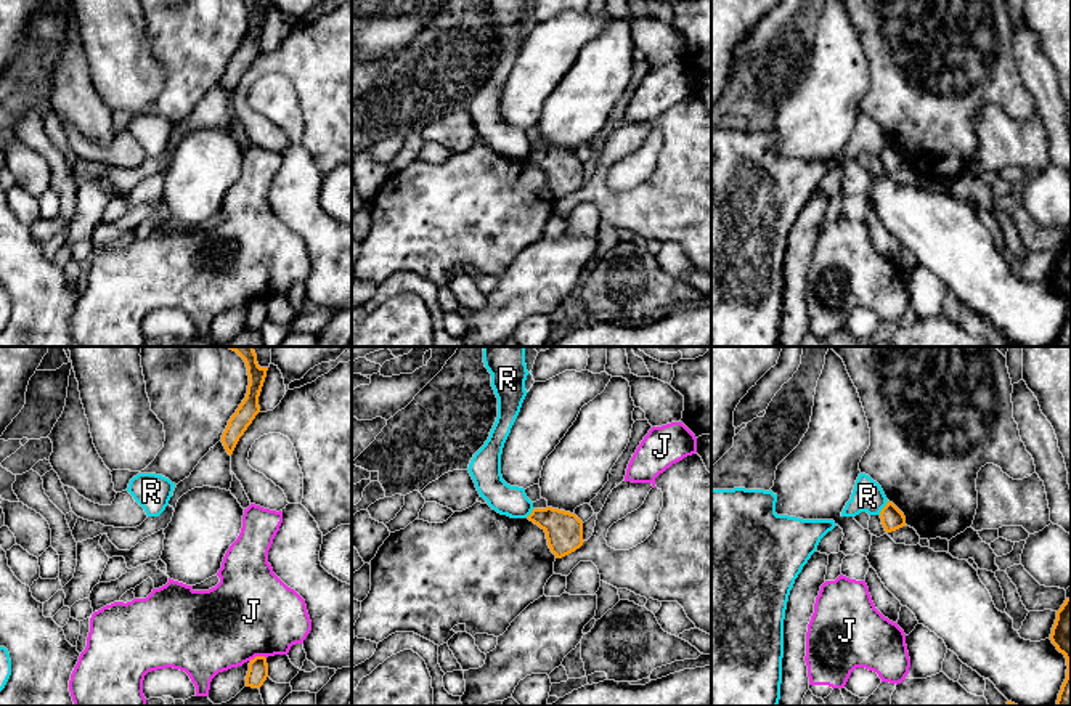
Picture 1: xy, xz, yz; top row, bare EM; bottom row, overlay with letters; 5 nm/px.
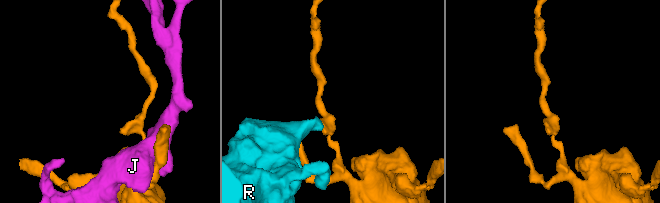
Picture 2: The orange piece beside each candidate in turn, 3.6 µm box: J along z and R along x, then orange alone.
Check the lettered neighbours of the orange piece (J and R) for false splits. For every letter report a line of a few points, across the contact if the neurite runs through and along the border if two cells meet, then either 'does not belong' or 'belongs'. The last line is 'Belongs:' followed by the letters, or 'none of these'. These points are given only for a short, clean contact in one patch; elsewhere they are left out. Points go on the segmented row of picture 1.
J: does not belong
R: line yz (888, 501), (879, 514); does not belong
Belongs: none of these

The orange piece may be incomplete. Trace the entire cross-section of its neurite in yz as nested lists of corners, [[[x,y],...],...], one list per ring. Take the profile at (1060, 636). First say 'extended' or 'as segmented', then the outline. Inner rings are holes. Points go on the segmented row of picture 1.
as segmented; [[[1071,597],[1057,611],[1057,619],[1050,634],[1052,643],[1066,658],[1066,679],[1058,693],[1055,706],[1071,706]]]

